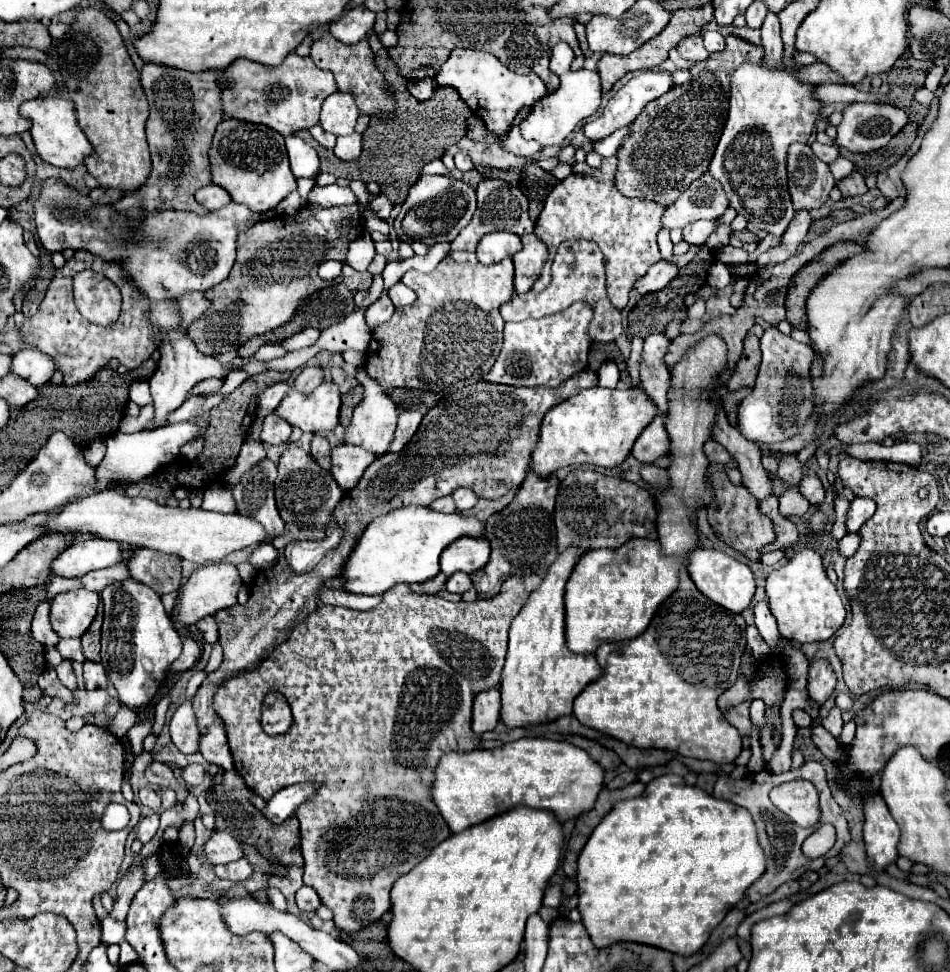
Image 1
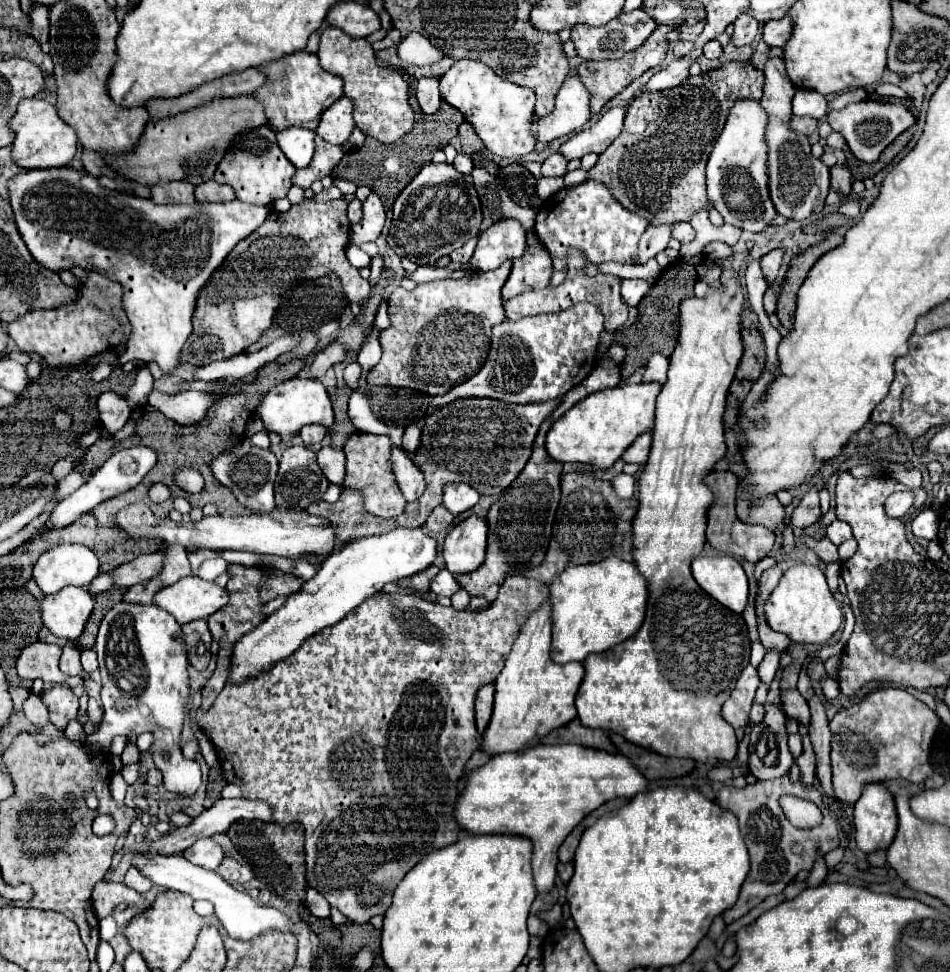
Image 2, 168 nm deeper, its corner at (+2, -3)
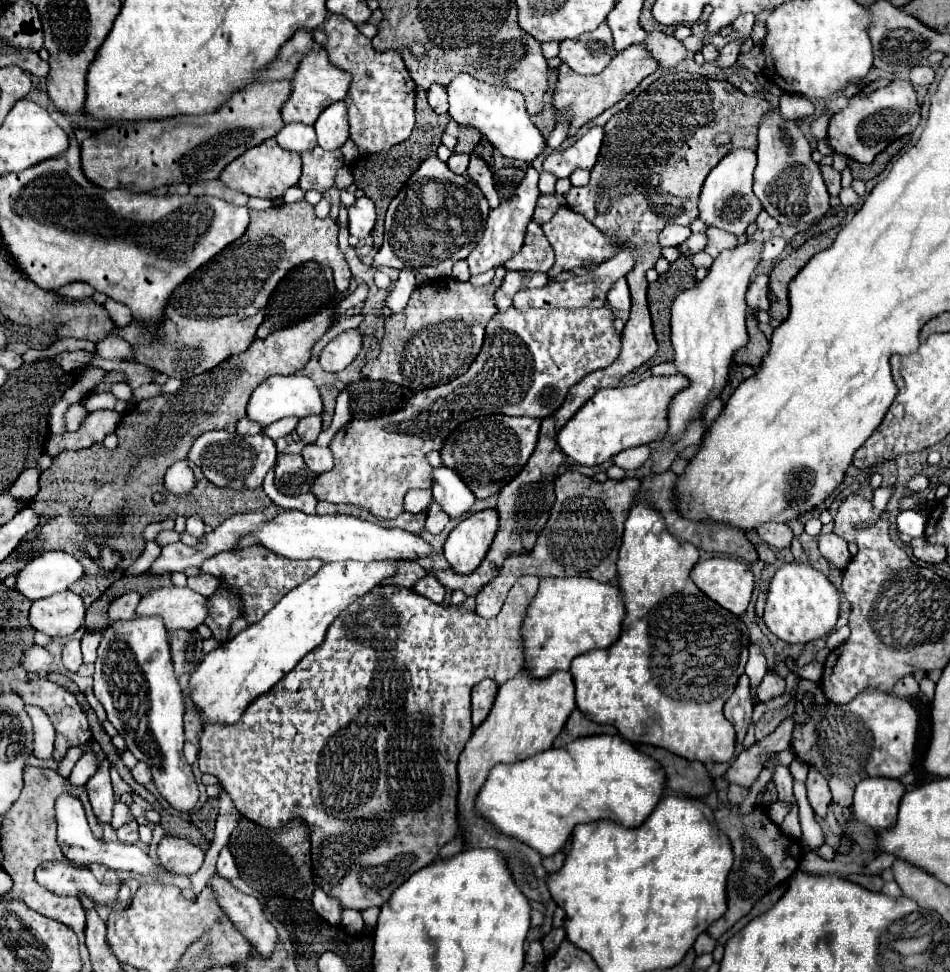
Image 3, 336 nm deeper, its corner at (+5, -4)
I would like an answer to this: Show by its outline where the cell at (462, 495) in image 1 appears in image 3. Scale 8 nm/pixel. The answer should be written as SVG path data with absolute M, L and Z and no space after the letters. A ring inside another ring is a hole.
M436 467L436 469L432 469L432 495L434 495L434 501L450 517L460 517L476 501L474 493L448 467Z

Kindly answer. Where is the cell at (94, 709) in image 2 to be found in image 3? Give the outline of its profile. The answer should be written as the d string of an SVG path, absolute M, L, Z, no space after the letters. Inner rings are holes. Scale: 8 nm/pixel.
M104 757L102 765L98 767L96 775L86 783L90 803L94 809L94 815L100 823L110 823L112 819L112 783L110 783L110 759Z

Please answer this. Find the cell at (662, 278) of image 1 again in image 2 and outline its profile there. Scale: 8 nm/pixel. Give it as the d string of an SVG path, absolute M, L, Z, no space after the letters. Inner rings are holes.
M623 280L621 282L621 298L627 306L637 306L639 300L649 292L651 284L645 280Z

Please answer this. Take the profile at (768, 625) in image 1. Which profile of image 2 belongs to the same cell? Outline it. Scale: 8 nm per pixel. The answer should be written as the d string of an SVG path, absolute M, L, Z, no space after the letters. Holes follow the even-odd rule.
M771 706L763 722L755 724L751 730L749 772L757 780L773 780L781 778L781 774L789 774L793 762L795 758L787 748L785 714Z

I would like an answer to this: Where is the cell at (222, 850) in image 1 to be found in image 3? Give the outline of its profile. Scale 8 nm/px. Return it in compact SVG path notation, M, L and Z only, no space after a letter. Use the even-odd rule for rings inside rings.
M166 835L158 845L158 861L172 873L192 875L202 867L204 857L206 857L204 849L180 837Z

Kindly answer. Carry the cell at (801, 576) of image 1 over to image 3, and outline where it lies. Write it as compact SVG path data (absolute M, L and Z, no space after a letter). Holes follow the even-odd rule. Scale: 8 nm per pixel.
M808 563L782 565L770 581L764 607L766 627L786 643L808 643L830 633L838 621L838 591L828 577Z

